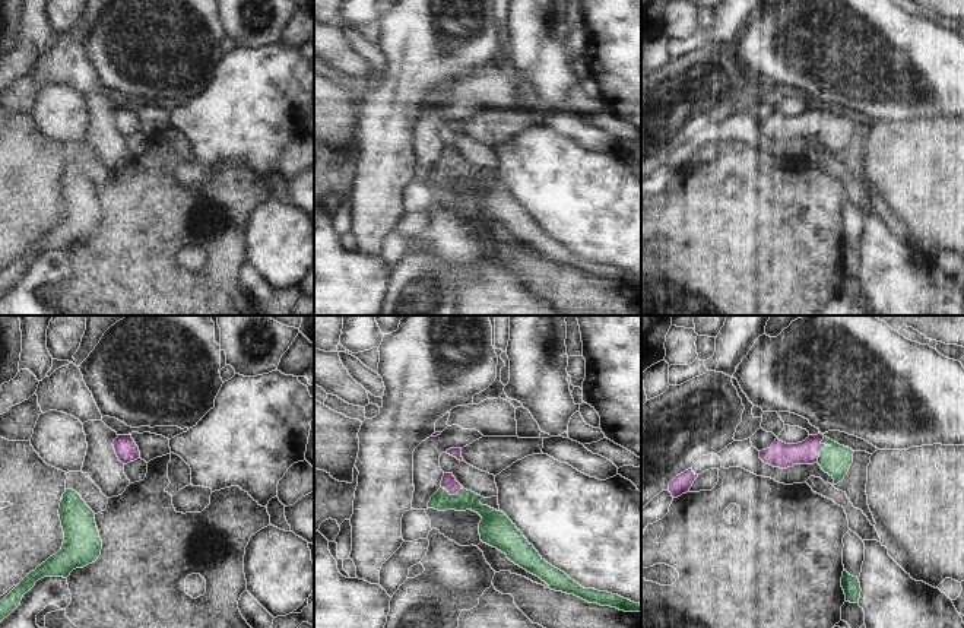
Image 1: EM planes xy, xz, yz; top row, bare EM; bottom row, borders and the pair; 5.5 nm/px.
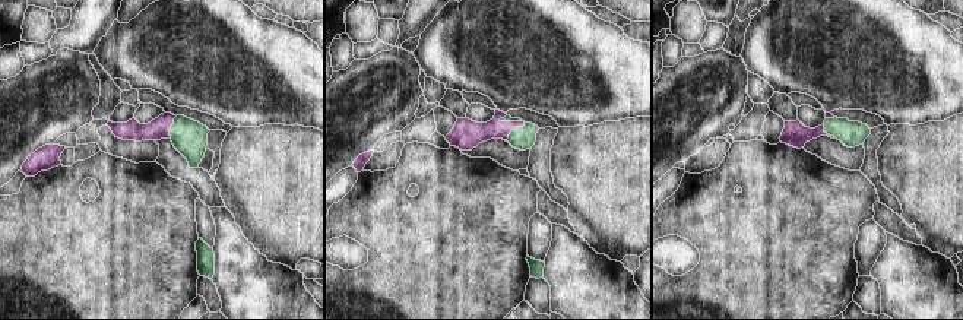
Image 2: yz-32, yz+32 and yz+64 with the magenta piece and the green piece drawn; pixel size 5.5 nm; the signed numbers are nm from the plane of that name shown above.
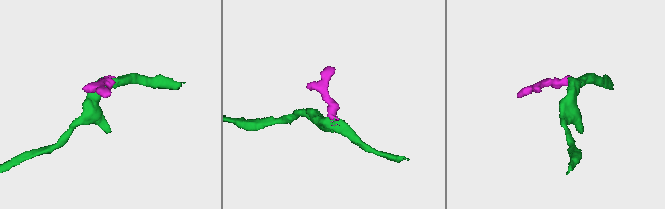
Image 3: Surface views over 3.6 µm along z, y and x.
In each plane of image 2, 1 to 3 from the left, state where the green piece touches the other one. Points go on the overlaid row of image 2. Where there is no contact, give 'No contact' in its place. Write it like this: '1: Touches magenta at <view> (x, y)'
1: Touches magenta at yz-32 (170, 127)
2: Touches magenta at yz+32 (513, 127)
3: Touches magenta at yz+64 (826, 133)

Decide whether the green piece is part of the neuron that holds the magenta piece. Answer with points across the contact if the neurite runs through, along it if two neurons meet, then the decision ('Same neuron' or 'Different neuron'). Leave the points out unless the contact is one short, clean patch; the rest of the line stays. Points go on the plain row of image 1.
Path across: yz (780, 127), (798, 127), (821, 121), (836, 133). Same neuron

